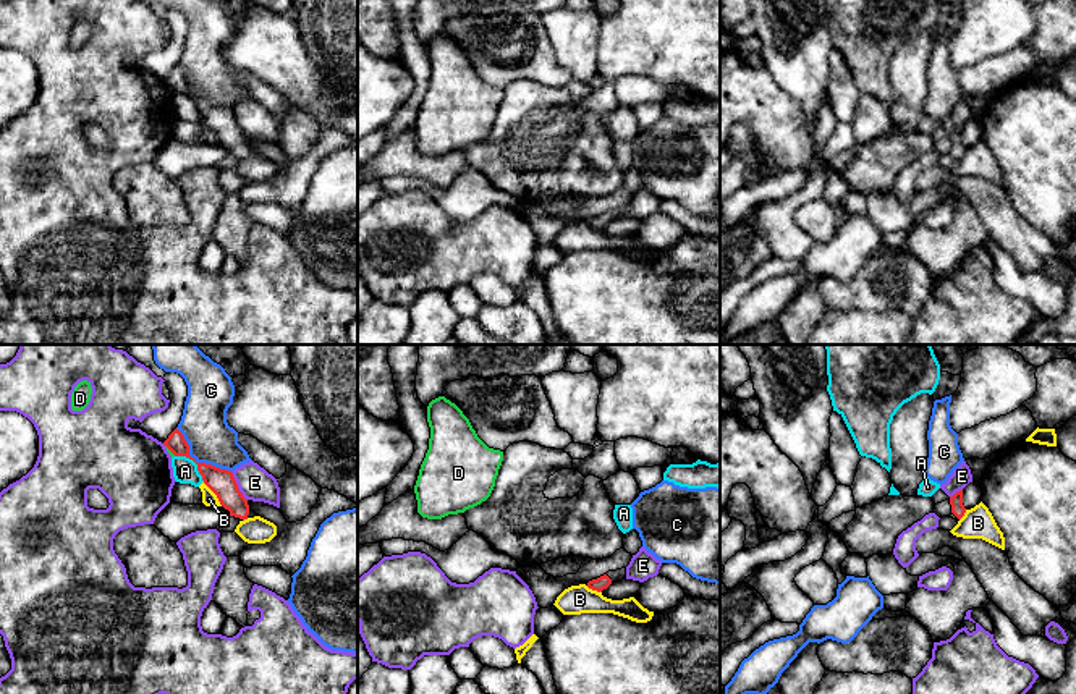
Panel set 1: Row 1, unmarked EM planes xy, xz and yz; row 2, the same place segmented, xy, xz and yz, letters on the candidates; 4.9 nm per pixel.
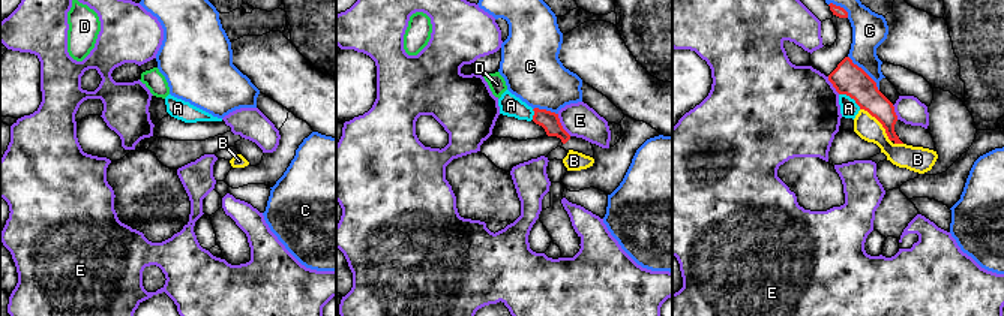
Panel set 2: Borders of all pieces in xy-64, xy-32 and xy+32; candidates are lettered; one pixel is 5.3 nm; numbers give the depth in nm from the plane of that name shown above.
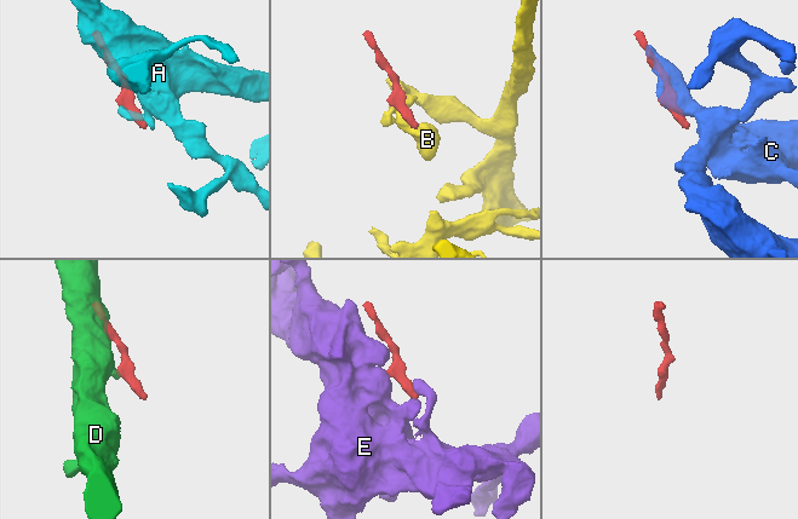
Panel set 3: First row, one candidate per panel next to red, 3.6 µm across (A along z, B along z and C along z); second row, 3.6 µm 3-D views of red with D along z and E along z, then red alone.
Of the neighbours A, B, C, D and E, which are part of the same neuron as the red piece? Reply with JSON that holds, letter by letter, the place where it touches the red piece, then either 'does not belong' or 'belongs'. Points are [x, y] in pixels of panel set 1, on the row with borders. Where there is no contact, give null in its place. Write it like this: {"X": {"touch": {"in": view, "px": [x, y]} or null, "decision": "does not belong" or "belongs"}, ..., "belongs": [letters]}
{"A": {"touch": {"in": "xy", "px": [194, 461]}, "decision": "does not belong"}, "B": {"touch": {"in": "xy", "px": [214, 492]}, "decision": "does not belong"}, "C": {"touch": {"in": "xy", "px": [198, 463]}, "decision": "does not belong"}, "D": {"touch": {"in": "xy", "px": [170, 450]}, "decision": "does not belong"}, "E": {"touch": {"in": "xy", "px": [237, 487]}, "decision": "does not belong"}, "belongs": []}

